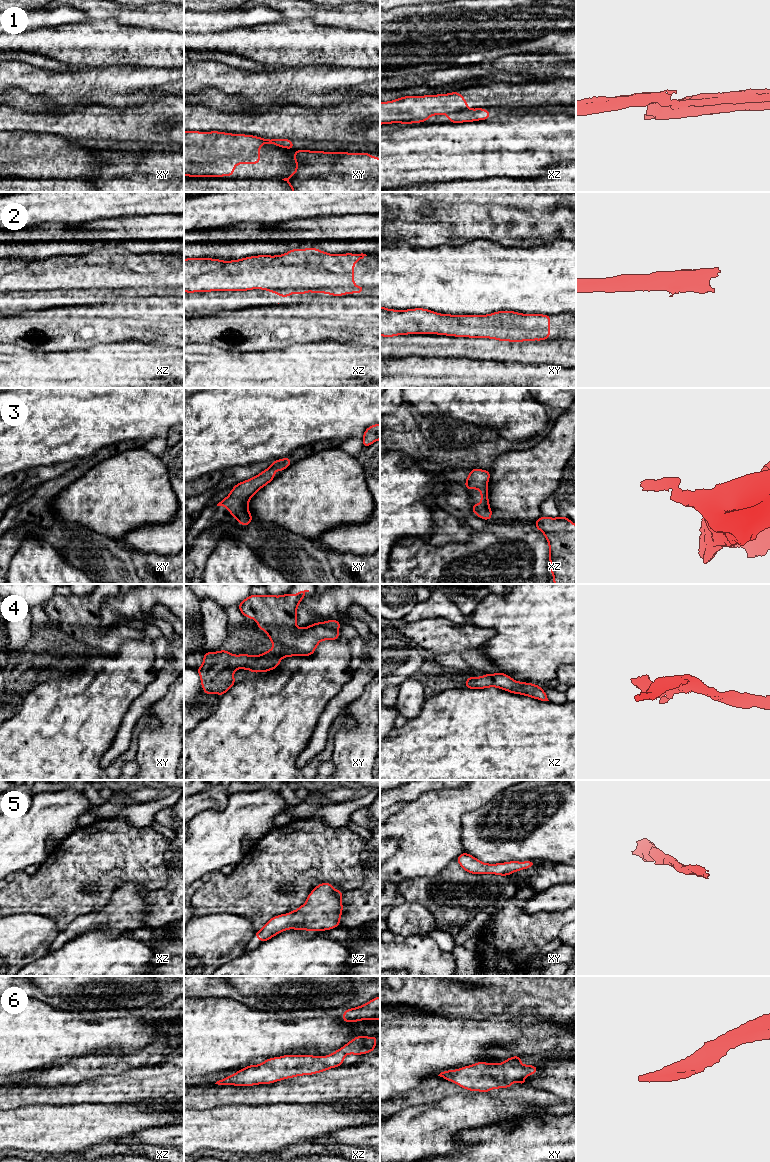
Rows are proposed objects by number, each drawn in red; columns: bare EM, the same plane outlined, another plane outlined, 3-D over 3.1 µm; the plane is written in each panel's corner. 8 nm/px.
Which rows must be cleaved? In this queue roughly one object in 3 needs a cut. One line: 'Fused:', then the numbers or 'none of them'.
Fused: 1

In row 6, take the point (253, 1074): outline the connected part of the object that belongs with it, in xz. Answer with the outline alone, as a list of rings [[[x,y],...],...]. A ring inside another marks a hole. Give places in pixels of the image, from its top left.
[[[377,1035],[373,1037],[356,1036],[342,1048],[328,1056],[284,1055],[269,1058],[260,1065],[249,1065],[235,1074],[217,1081],[215,1084],[252,1086],[320,1073],[342,1065],[347,1054],[361,1055],[373,1052],[376,1042]]]

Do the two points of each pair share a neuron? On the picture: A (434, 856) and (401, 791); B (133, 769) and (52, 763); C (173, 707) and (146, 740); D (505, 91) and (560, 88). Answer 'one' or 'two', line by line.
A: two
B: two
C: one
D: one

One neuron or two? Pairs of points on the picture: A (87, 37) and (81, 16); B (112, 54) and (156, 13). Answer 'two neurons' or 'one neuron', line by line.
A: two neurons
B: two neurons

